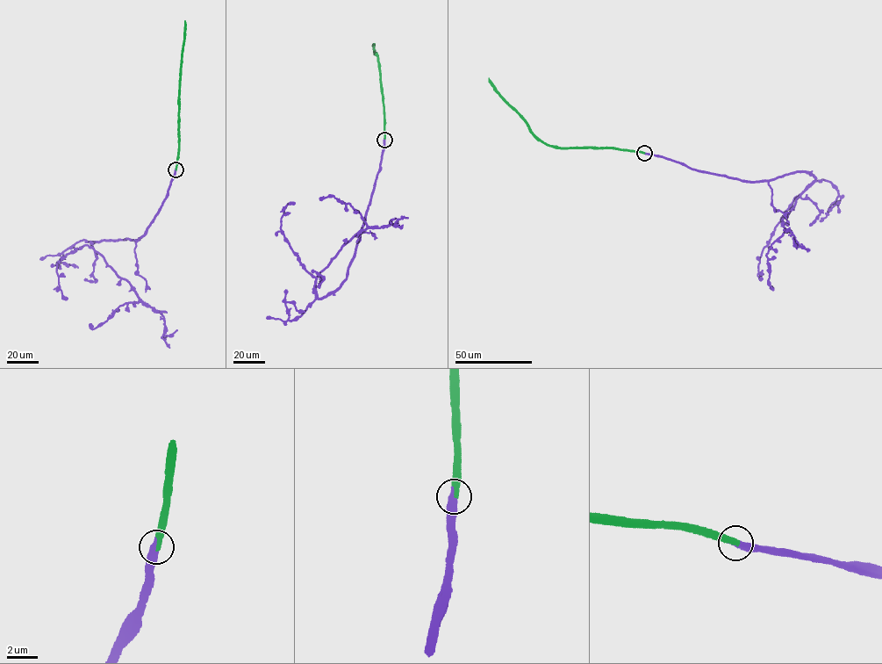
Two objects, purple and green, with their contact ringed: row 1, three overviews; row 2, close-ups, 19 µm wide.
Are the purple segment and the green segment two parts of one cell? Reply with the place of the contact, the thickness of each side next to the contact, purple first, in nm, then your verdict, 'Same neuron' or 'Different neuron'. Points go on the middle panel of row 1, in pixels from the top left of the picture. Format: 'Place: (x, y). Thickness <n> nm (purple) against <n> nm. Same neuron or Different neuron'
Place: (384, 140). Thickness 460 nm (purple) against 400 nm. Same neuron

